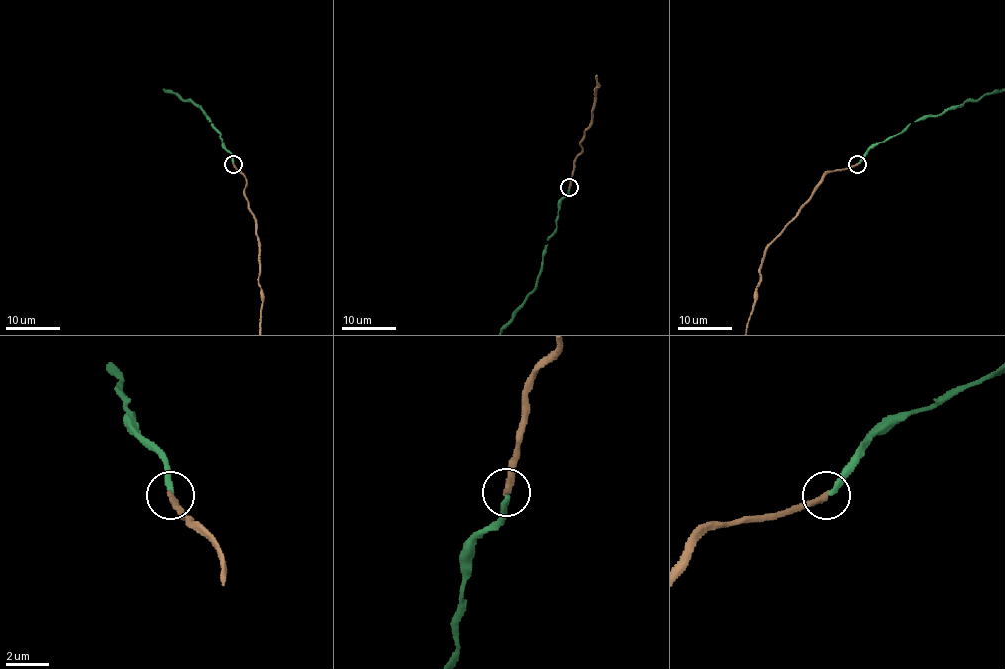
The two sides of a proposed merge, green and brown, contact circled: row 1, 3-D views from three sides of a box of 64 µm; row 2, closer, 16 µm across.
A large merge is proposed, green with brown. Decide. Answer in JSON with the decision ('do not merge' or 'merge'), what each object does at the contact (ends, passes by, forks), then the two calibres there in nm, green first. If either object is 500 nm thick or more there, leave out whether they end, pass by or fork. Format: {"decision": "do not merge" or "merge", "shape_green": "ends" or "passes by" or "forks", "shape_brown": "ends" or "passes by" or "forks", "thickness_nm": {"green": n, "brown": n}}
{"decision": "merge", "shape_green": "ends", "shape_brown": "ends", "thickness_nm": {"green": 260, "brown": 300}}

